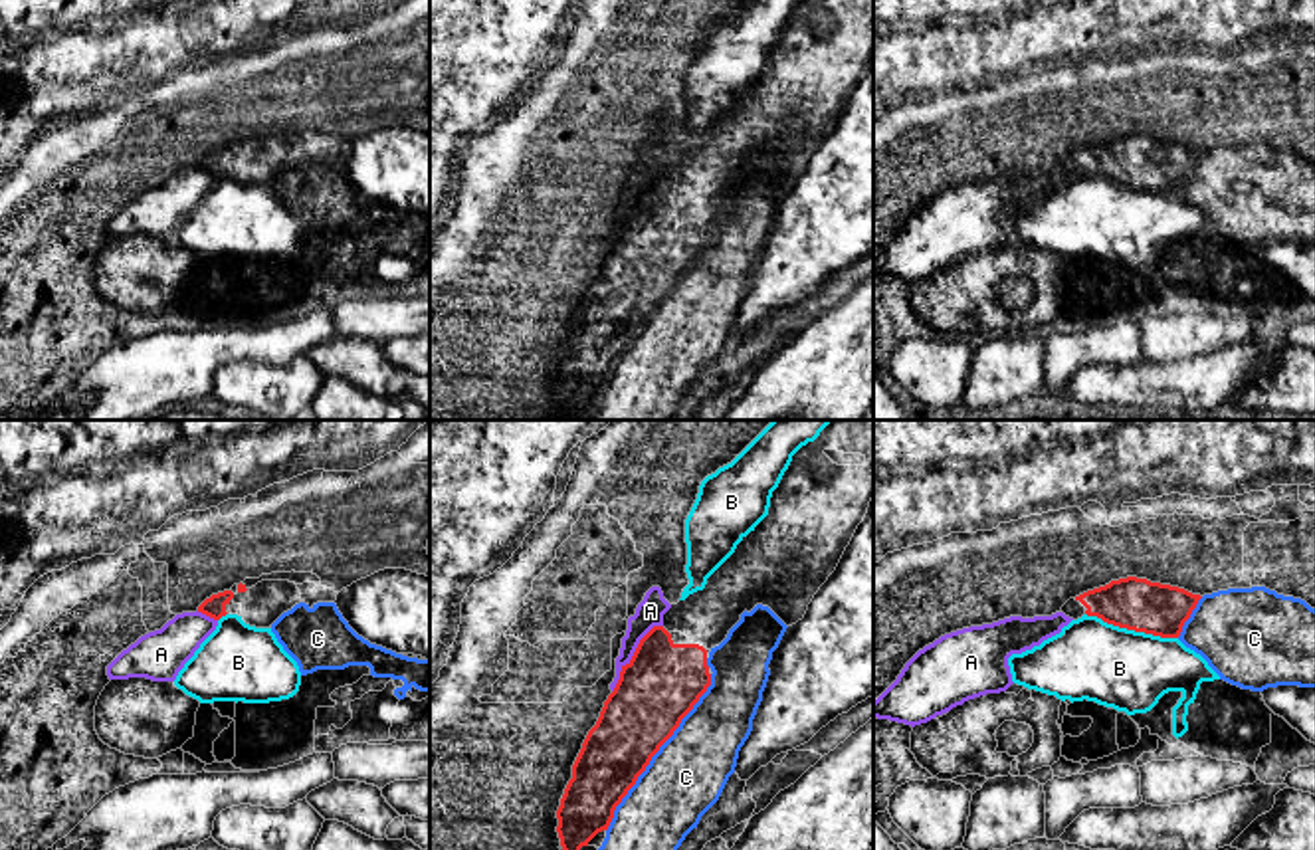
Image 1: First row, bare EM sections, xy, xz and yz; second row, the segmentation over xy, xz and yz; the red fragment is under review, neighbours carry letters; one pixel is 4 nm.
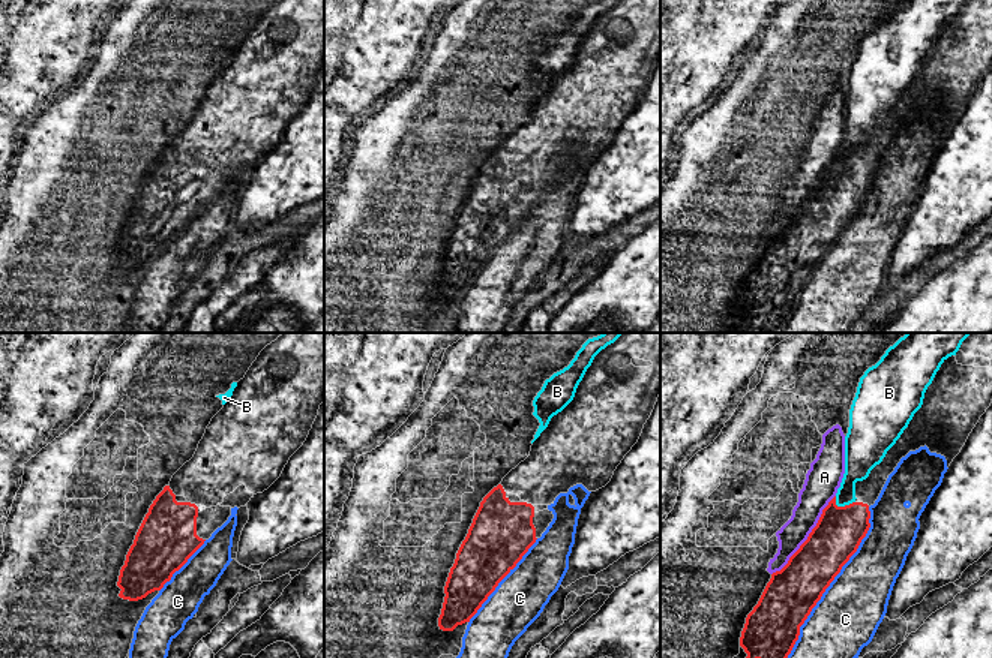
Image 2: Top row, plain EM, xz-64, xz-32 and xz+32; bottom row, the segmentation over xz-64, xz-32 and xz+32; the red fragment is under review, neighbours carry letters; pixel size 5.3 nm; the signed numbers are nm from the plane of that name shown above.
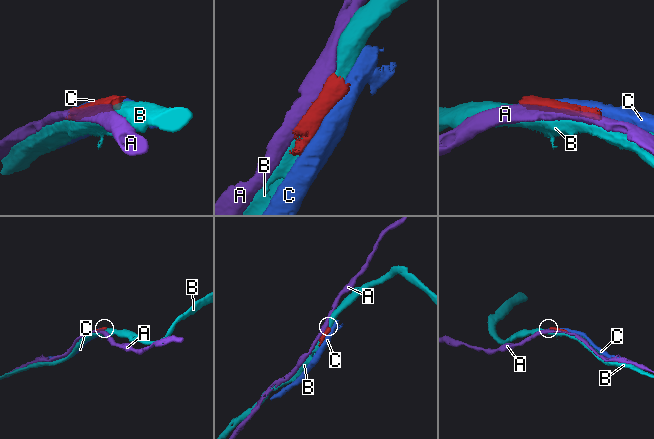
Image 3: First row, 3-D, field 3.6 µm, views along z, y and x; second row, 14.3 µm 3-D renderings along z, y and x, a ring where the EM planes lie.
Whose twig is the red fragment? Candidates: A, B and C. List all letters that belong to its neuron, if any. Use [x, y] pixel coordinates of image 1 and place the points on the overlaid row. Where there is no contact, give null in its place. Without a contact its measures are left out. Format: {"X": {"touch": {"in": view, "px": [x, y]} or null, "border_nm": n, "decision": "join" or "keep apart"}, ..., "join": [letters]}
{"A": {"touch": {"in": "xz", "px": [632, 656]}, "border_nm": 340, "decision": "keep apart"}, "B": {"touch": {"in": "yz", "px": [1131, 629]}, "border_nm": 400, "decision": "keep apart"}, "C": {"touch": {"in": "xz", "px": [656, 751]}, "border_nm": 750, "decision": "keep apart"}, "join": []}

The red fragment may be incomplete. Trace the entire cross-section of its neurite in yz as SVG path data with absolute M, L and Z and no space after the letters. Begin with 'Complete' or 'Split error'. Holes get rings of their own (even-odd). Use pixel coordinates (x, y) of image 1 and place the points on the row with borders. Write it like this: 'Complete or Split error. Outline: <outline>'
Split error. Outline: M1127 577L1069 598L1062 612L1073 620L1097 616L1107 624L1161 638L1178 638L1200 594Z

